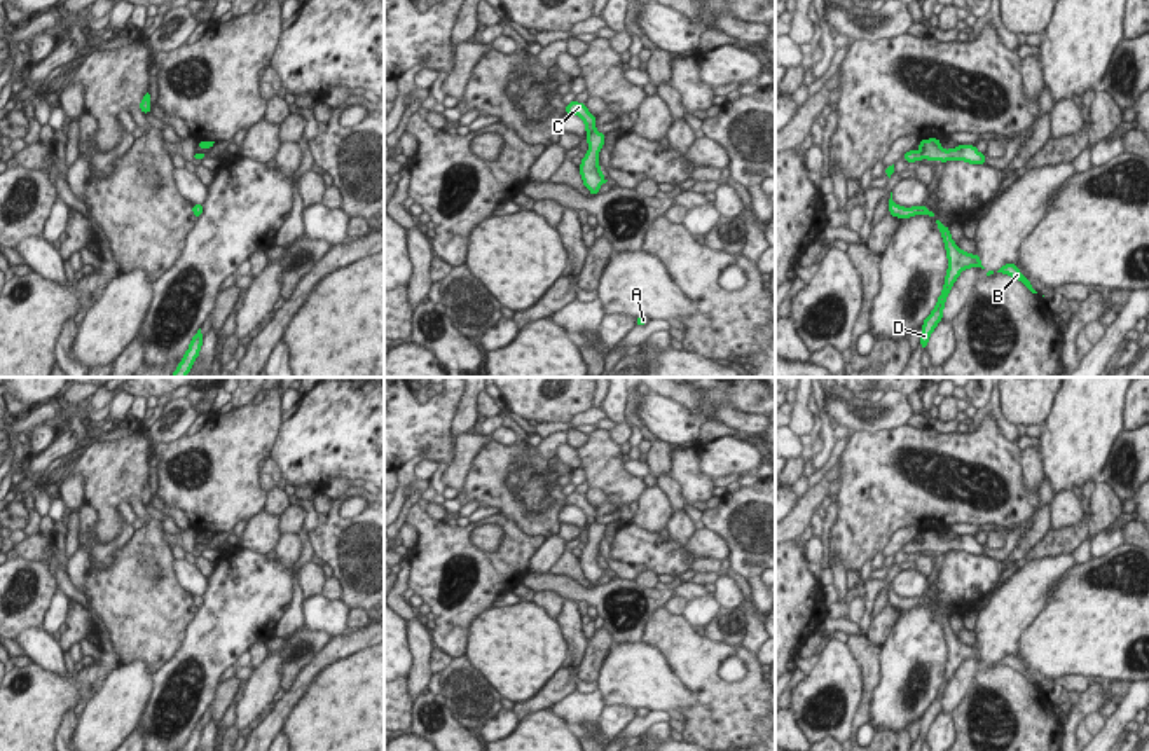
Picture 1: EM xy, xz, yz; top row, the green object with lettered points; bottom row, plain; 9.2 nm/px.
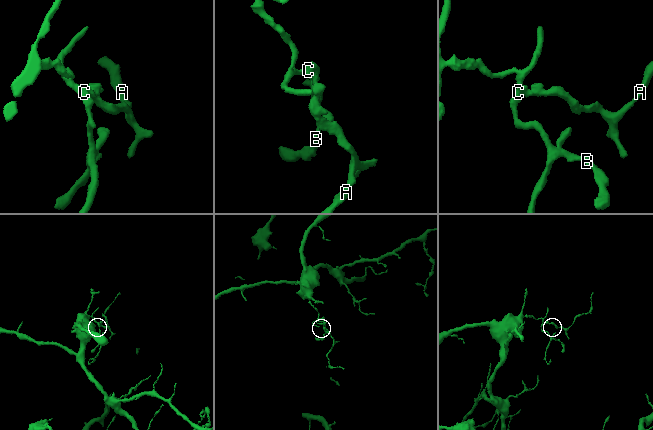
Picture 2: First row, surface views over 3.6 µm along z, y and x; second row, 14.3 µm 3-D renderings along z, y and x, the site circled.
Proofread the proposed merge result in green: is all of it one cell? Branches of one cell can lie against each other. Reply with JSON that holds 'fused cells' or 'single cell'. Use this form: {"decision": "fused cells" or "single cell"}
{"decision": "single cell"}

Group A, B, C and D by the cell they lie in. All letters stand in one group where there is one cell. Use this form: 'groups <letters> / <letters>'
groups A B C D

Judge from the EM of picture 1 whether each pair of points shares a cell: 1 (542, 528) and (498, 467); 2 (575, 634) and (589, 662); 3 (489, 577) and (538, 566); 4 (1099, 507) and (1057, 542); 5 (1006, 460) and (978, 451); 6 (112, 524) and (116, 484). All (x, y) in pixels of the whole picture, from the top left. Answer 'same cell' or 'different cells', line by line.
1: same cell
2: different cells
3: different cells
4: same cell
5: same cell
6: same cell

